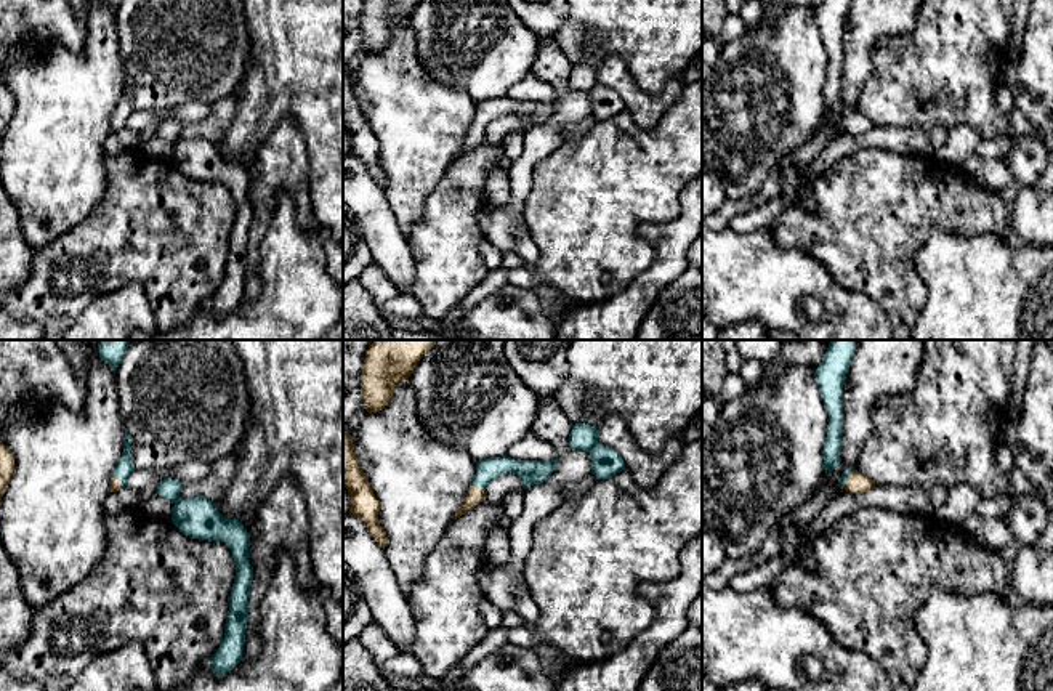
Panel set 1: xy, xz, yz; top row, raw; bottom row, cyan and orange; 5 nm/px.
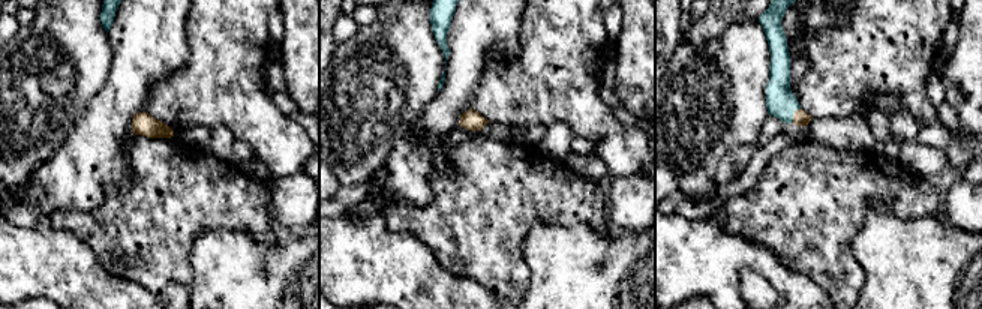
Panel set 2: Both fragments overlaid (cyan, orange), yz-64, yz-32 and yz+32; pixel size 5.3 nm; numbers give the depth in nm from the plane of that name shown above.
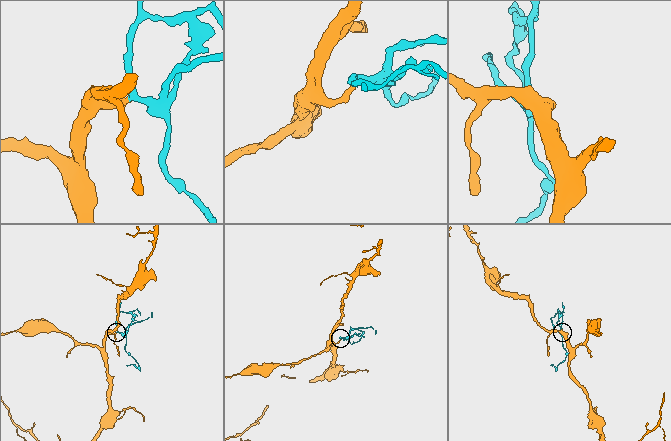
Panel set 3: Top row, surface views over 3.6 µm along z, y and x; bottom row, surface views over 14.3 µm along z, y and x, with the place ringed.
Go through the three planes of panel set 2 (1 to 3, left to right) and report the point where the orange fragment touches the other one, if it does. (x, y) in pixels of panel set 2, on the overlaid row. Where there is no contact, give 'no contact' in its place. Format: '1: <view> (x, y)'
1: no contact
2: no contact
3: yz+32 (793, 113)

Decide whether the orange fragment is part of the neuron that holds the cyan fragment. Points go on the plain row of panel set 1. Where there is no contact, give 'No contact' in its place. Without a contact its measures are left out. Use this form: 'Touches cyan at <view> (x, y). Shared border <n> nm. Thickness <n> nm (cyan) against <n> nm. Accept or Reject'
Touches cyan at xz (478, 127). Shared border 80 nm. Thickness 110 nm (cyan) against 80 nm. Accept

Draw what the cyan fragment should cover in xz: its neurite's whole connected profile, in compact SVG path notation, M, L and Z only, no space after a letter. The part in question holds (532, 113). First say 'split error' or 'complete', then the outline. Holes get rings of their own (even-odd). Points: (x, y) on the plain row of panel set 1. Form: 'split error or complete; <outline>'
split error; M558 95L553 101L514 101L508 96L484 99L476 103L476 115L471 122L468 135L457 151L454 160L460 159L468 151L474 149L479 143L484 141L486 130L490 122L502 115L518 115L526 130L547 122L558 103Z

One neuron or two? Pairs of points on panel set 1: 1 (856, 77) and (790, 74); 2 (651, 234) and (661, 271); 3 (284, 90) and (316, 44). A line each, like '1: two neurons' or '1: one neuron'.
1: two neurons
2: one neuron
3: one neuron

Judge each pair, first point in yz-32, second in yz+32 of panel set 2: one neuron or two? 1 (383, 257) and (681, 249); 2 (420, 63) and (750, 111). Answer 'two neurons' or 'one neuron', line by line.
1: one neuron
2: one neuron

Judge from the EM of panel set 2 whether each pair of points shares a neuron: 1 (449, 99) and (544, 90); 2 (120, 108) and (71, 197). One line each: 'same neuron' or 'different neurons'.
1: different neurons
2: same neuron

